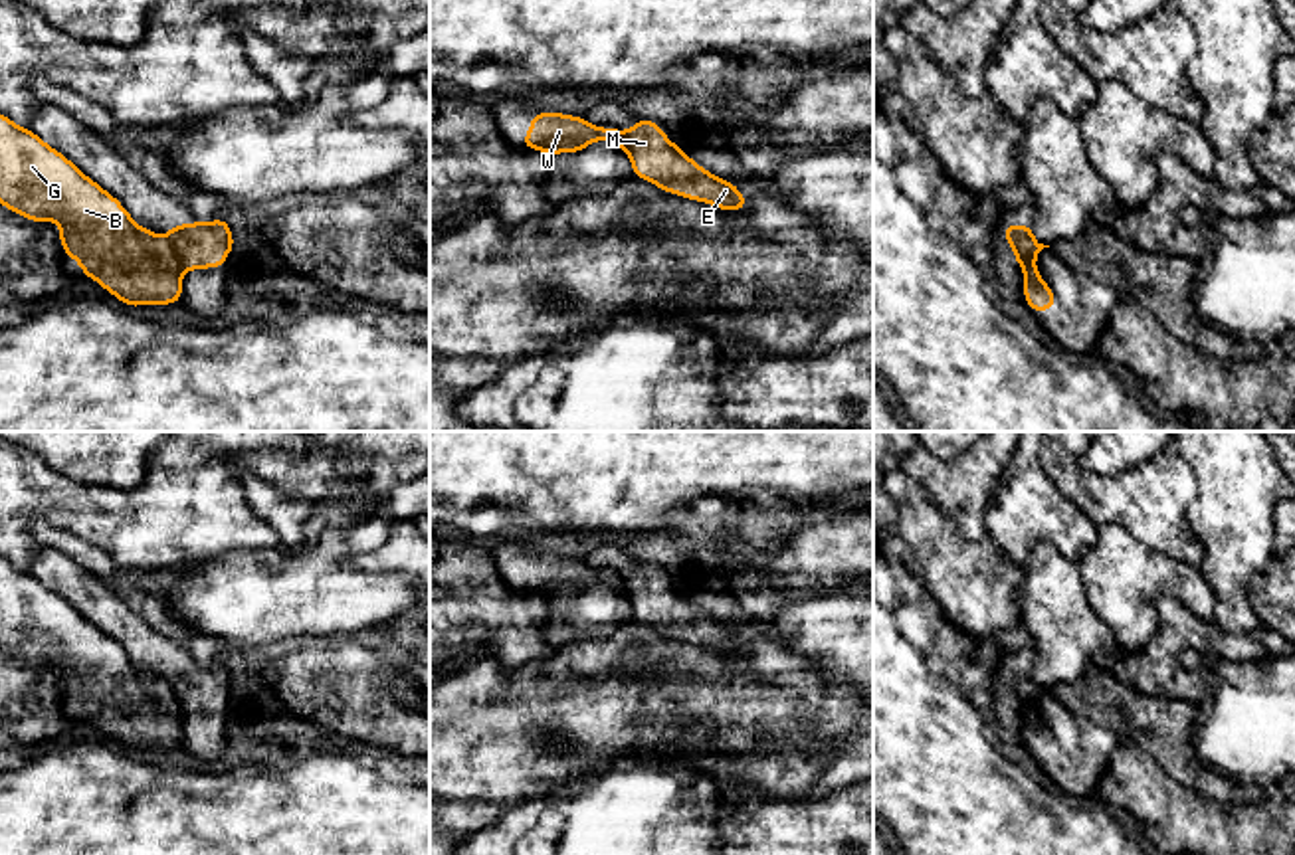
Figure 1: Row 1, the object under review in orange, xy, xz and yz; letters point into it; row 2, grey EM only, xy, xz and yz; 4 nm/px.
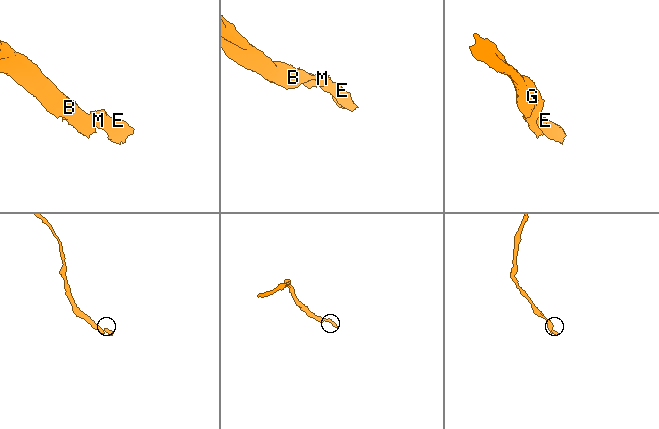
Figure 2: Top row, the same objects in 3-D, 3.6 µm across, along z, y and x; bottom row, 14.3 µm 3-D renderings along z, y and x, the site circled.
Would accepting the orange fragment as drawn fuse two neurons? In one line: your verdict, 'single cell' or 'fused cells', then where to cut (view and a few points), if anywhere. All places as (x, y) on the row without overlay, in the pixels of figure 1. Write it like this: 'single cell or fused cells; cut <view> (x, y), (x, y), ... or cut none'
fused cells; cut xy (167, 681), (183, 713)

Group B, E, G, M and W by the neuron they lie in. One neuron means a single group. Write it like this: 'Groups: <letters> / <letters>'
Groups: B G W / E M

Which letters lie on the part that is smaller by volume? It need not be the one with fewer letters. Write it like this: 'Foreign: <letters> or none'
Foreign: E, M

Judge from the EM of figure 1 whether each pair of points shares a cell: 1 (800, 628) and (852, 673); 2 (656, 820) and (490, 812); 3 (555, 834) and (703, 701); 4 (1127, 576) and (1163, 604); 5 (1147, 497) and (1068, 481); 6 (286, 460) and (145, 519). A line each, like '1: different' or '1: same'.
1: same
2: different
3: different
4: different
5: same
6: same

